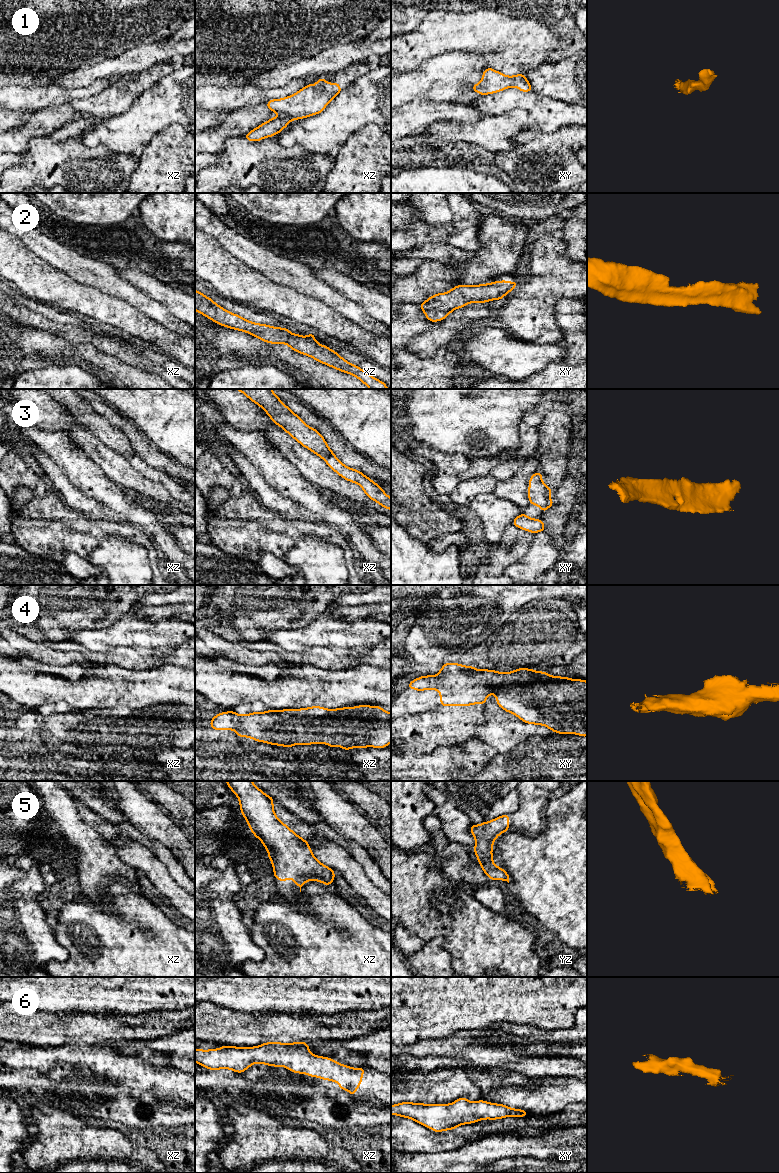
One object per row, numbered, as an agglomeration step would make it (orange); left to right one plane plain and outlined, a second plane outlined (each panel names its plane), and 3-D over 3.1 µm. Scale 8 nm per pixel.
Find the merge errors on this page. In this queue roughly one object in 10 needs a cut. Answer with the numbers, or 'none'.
none

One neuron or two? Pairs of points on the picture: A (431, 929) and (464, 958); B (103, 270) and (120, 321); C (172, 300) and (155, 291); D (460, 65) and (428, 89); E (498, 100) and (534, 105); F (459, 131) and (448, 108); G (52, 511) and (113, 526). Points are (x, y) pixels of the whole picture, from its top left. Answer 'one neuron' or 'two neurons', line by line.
A: one neuron
B: two neurons
C: one neuron
D: one neuron
E: one neuron
F: two neurons
G: one neuron

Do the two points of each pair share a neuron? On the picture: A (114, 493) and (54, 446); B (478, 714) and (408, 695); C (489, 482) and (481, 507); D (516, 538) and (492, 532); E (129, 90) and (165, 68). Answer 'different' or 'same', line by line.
A: same
B: different
C: different
D: different
E: same

